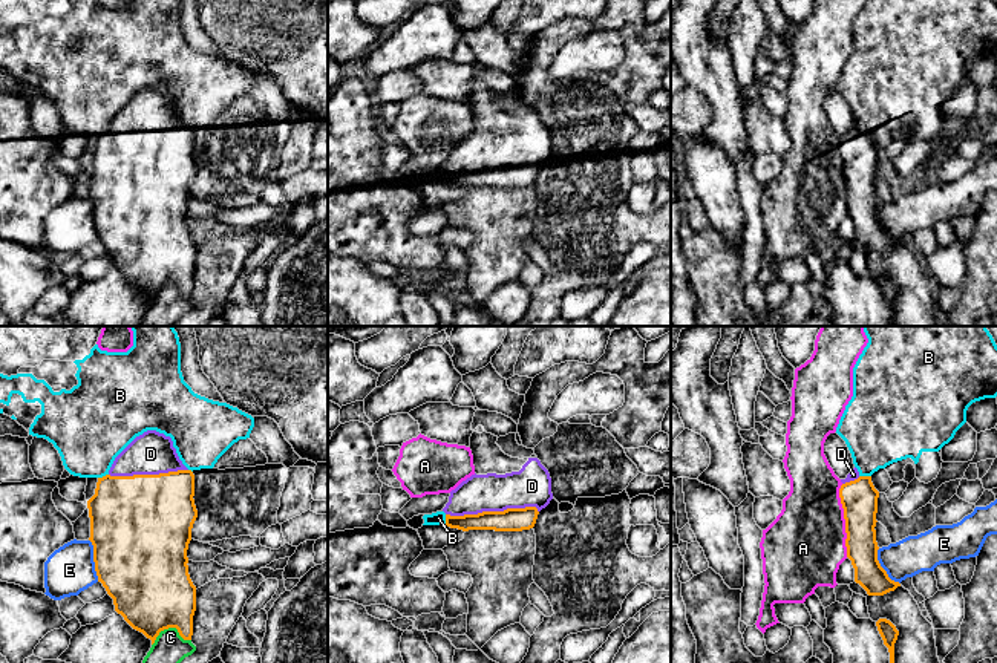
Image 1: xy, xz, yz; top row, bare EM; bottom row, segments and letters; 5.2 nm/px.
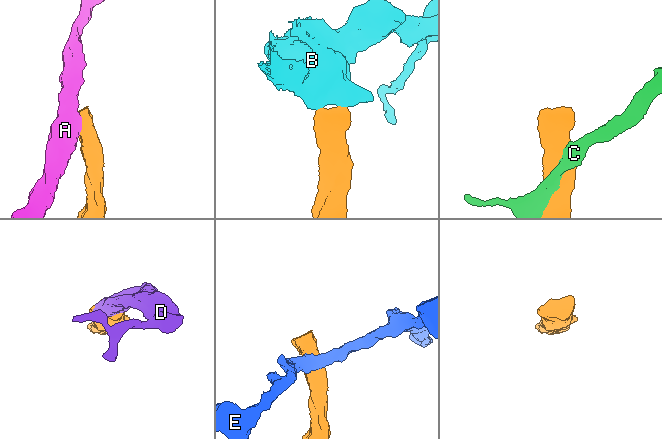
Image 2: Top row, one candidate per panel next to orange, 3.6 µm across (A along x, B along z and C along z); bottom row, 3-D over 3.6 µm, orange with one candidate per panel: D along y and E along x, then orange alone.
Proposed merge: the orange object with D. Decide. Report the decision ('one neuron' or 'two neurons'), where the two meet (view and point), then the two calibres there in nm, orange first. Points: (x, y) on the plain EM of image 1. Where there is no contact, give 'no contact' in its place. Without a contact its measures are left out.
one neuron; meets orange in xz at (492, 169); 130 nm thick on the orange side, 200 nm on the other

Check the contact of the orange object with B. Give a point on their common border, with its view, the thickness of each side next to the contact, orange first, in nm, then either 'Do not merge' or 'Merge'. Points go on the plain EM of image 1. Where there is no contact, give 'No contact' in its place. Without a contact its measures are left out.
Touches orange at yz (866, 133). Thickness 190 nm (orange) against 360 nm. Do not merge

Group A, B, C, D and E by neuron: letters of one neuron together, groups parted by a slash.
A / B / C / D / E

